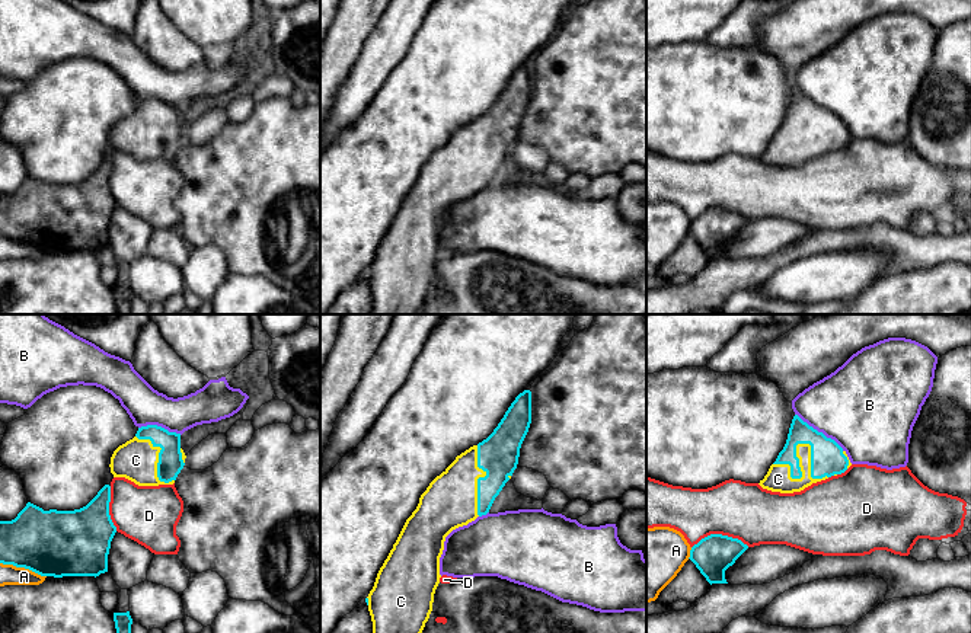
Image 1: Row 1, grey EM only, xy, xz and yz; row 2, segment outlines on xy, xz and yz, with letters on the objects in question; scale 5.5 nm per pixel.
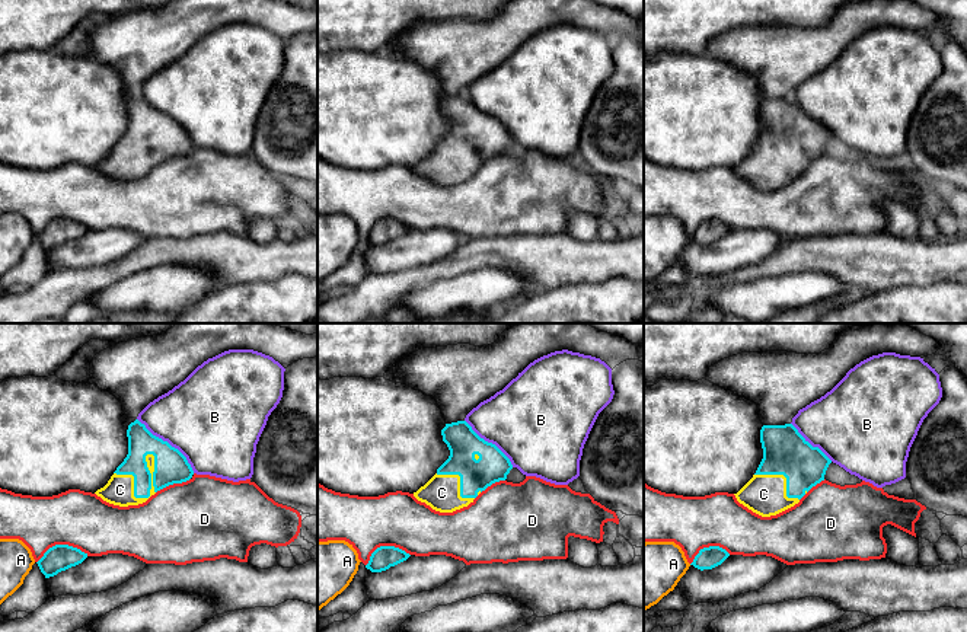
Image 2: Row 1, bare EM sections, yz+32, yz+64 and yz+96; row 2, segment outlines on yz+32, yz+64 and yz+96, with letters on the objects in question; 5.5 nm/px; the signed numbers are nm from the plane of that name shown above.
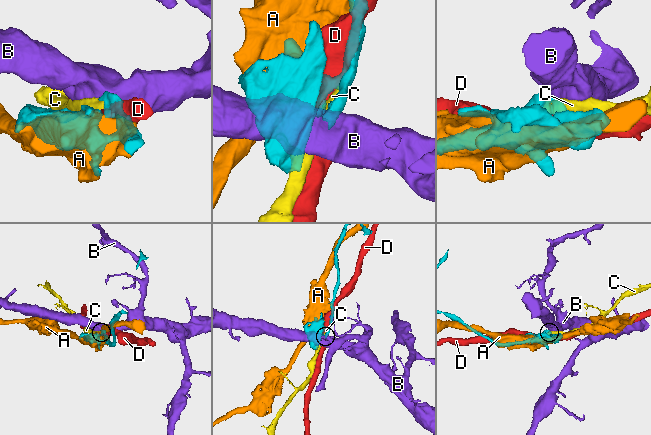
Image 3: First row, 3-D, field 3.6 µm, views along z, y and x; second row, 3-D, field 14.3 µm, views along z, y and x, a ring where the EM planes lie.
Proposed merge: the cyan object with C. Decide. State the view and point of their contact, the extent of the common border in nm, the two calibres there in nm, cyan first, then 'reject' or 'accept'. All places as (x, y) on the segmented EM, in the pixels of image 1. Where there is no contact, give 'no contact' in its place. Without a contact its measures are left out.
yz (795, 448) | 320 nm | 190/140 nm | accept

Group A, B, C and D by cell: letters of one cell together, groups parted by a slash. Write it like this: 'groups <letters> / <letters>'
groups A / B / C / D

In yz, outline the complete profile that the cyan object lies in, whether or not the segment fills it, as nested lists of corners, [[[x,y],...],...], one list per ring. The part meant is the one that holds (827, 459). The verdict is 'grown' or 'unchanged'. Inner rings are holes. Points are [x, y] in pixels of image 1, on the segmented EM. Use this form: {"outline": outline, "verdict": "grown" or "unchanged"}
{"outline": [[[795,415],[783,450],[758,485],[772,492],[801,492],[850,466],[846,451],[834,439]]], "verdict": "grown"}

